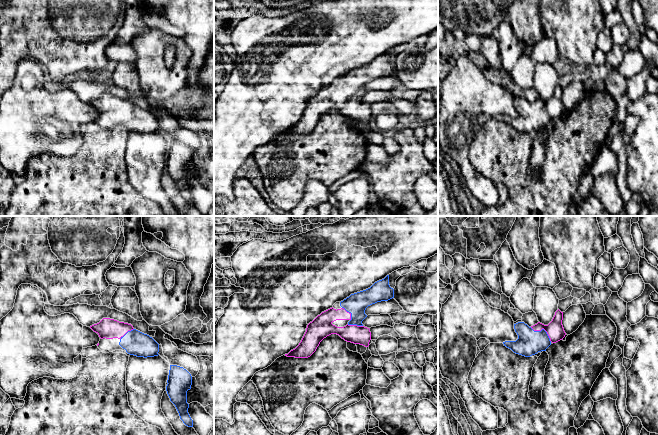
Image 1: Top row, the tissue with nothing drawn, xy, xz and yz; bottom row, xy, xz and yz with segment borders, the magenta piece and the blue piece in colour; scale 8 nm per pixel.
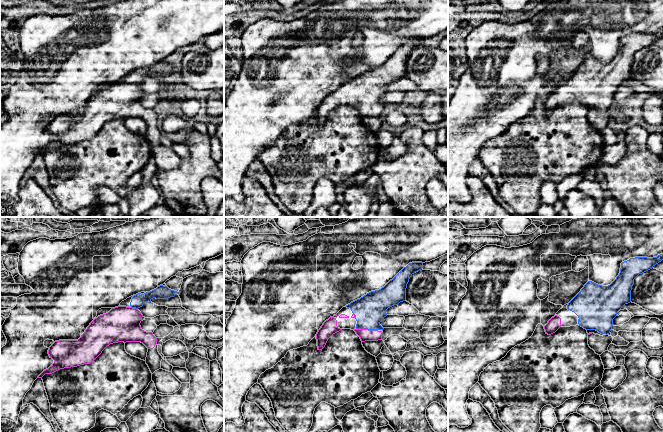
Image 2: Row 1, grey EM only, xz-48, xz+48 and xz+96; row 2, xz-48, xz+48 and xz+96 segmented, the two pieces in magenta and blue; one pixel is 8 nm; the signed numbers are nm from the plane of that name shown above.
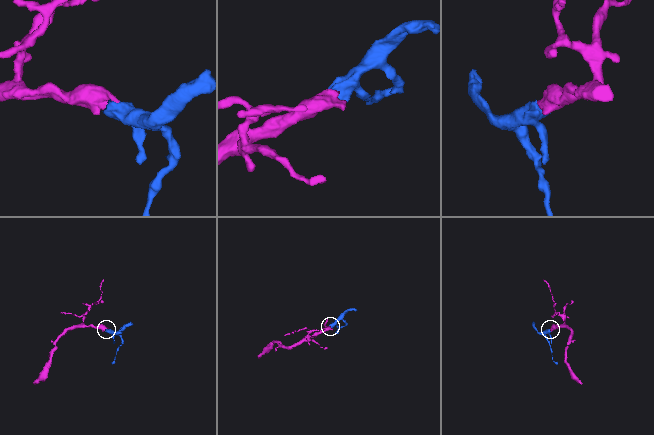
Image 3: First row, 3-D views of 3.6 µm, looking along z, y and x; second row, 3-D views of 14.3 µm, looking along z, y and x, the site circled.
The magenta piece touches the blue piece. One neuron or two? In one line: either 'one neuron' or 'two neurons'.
one neuron

